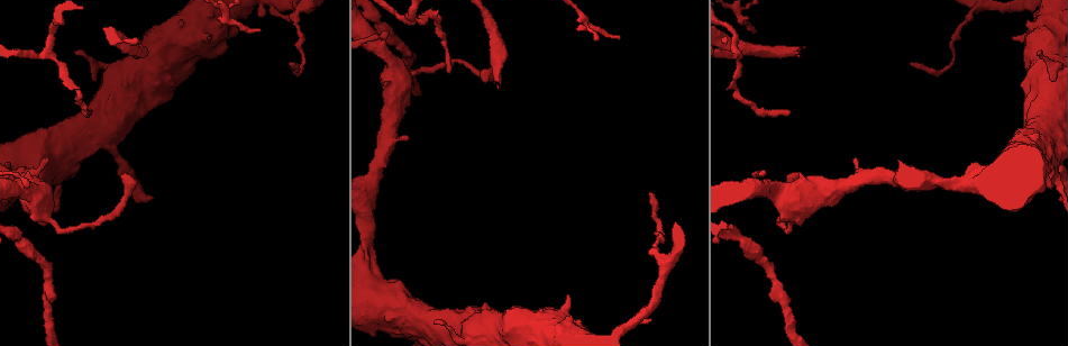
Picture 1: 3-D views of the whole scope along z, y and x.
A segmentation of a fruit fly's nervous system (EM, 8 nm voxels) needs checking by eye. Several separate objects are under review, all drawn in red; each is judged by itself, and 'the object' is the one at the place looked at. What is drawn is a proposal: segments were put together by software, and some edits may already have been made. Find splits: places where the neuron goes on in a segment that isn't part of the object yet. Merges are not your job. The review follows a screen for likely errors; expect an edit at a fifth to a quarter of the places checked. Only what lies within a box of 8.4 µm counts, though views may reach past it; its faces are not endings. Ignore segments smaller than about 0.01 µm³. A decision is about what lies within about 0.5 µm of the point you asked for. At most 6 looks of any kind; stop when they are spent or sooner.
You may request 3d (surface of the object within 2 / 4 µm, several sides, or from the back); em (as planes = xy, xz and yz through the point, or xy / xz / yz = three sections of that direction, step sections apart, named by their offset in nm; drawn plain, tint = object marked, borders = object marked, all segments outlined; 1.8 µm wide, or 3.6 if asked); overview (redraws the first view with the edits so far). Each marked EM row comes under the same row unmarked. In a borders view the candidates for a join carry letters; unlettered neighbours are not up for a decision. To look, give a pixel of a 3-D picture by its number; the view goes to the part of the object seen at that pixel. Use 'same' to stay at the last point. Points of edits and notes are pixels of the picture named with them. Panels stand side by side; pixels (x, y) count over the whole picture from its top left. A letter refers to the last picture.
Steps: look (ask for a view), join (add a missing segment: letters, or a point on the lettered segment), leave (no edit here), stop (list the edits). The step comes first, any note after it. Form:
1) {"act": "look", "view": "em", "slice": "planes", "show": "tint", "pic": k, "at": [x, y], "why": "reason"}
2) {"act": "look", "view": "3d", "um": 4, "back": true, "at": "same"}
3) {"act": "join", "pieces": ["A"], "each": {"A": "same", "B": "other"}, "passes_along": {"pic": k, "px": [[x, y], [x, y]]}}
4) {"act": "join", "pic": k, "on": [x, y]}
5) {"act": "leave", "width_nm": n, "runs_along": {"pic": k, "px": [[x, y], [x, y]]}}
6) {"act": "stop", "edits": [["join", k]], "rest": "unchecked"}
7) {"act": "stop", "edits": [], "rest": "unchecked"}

{"act": "look", "view": "em", "slice": "planes", "show": "borders", "pic": 1, "at": [799, 56], "why": "free end"}

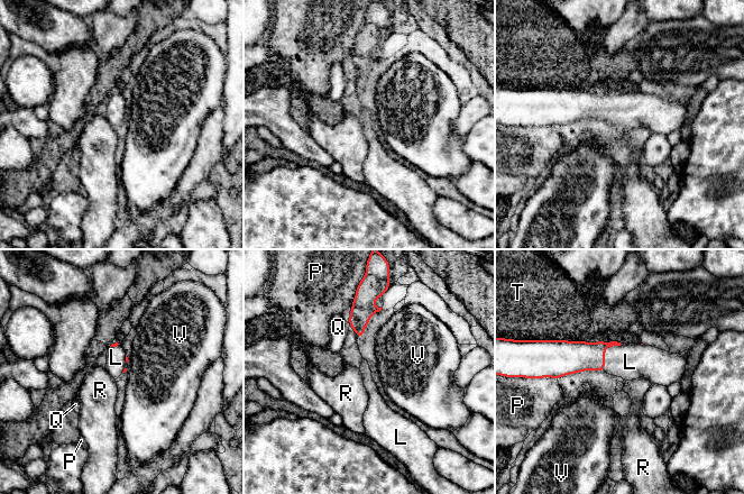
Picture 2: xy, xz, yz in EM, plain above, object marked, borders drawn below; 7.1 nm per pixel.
{"act": "join", "pieces": ["L"], "longest_contact_nm": ["T", 260], "each": {"L": "same", "P": "other", "Q": "other", "R": "other", "T": "other", "V": "other"}, "found": "it goes on there"}

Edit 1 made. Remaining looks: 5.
{"act": "look", "view": "overview"}

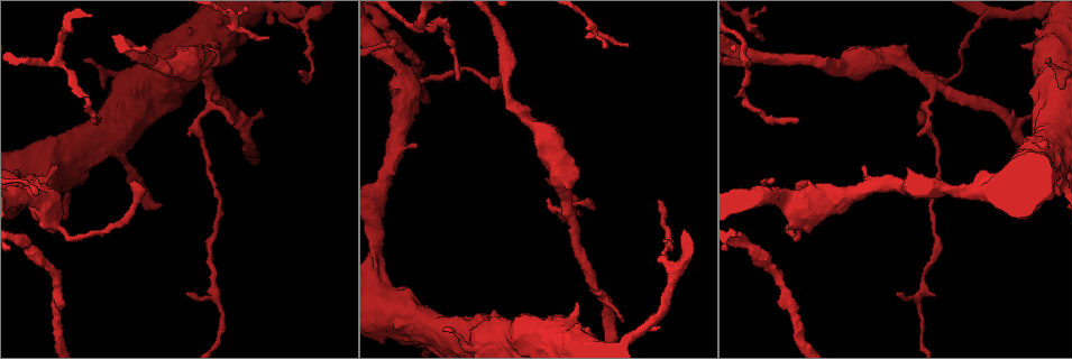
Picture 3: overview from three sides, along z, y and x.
{"act": "look", "view": "3d", "um": 4, "back": true, "pic": 3, "at": [273, 24], "why": "an open end"}

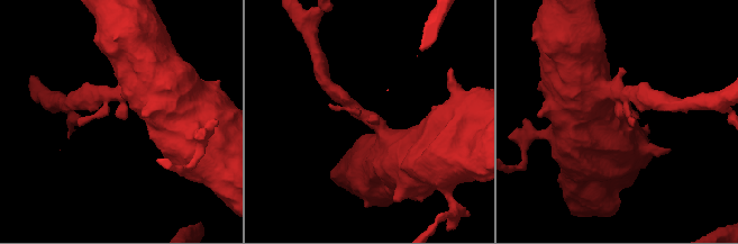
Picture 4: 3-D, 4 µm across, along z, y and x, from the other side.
{"act": "look", "view": "em", "slice": "planes", "show": "borders", "pic": 4, "at": [624, 118], "why": "shape alone is not enough"}

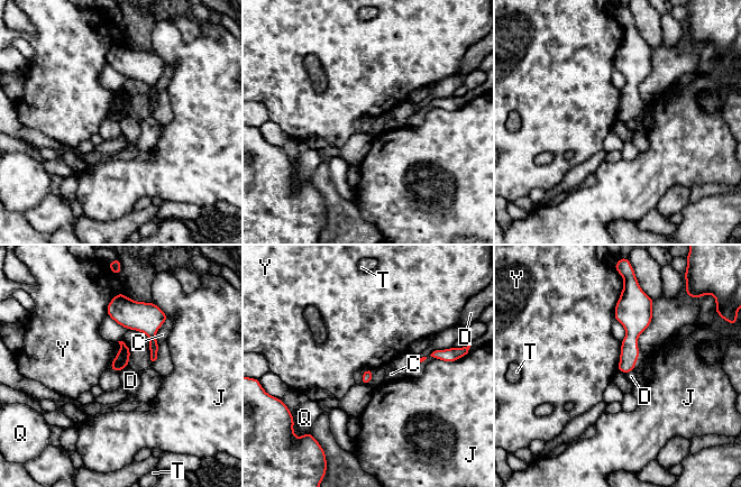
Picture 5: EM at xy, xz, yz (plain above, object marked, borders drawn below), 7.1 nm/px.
{"act": "leave", "each": {"C": "other", "D": "other", "J": "other", "Q": "other", "T": "other", "Y": "other"}, "border": {"pic": 5, "px": [[372, 368], [372, 379], [367, 384]]}, "found": "none of them fits"}

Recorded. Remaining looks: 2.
{"act": "look", "view": "3d", "um": 4, "pic": 3, "at": [1059, 56], "why": "sudden change in width"}

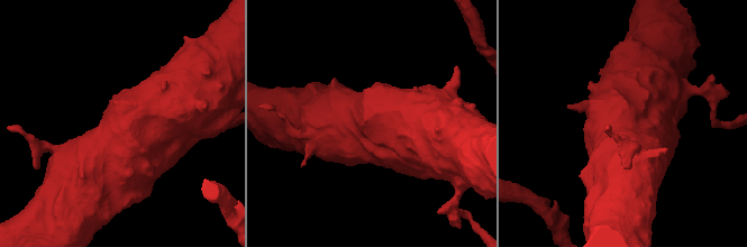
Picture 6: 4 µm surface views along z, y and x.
{"act": "look", "view": "em", "um": 3.6, "slice": "planes", "show": "borders", "pic": 6, "at": [386, 122], "why": "shape alone is not enough"}

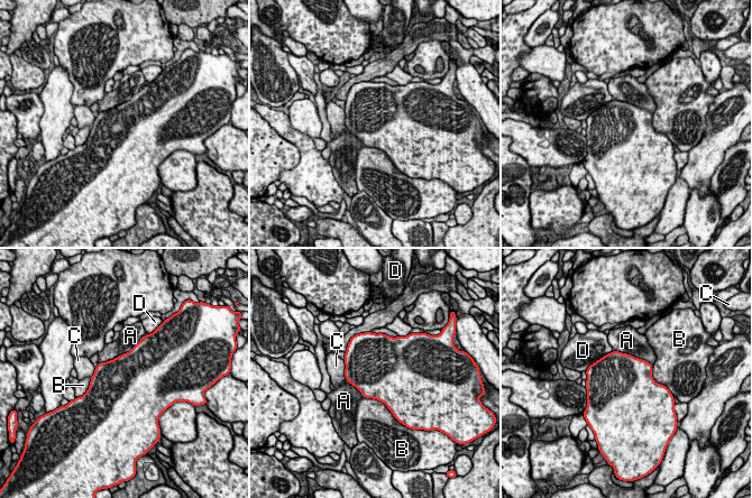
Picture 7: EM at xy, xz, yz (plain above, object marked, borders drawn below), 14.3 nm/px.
{"act": "leave", "each": {"A": "other", "B": "other", "C": "other", "D": "other"}, "border": {"pic": 7, "px": [[140, 339], [128, 351], [98, 363]]}, "found": "no lettered segment goes on from it"}

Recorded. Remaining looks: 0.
{"act": "stop", "edits": [["join", 2]], "rest": "unchecked"}

